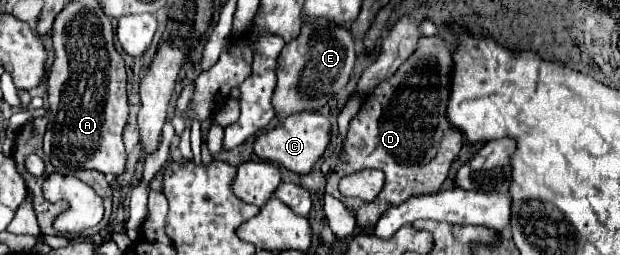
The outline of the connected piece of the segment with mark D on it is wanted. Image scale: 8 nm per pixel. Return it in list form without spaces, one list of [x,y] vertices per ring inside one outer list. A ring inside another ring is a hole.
[[[421,36],[417,50],[405,60],[405,64],[401,64],[393,78],[385,80],[371,92],[351,120],[343,140],[343,160],[337,162],[327,178],[327,194],[353,208],[357,224],[363,230],[371,230],[389,204],[401,204],[413,194],[437,192],[447,178],[451,162],[463,146],[463,136],[445,120],[451,66],[451,48],[439,36]],[[365,168],[383,170],[385,186],[379,196],[371,202],[343,196],[337,190],[339,180]]]

